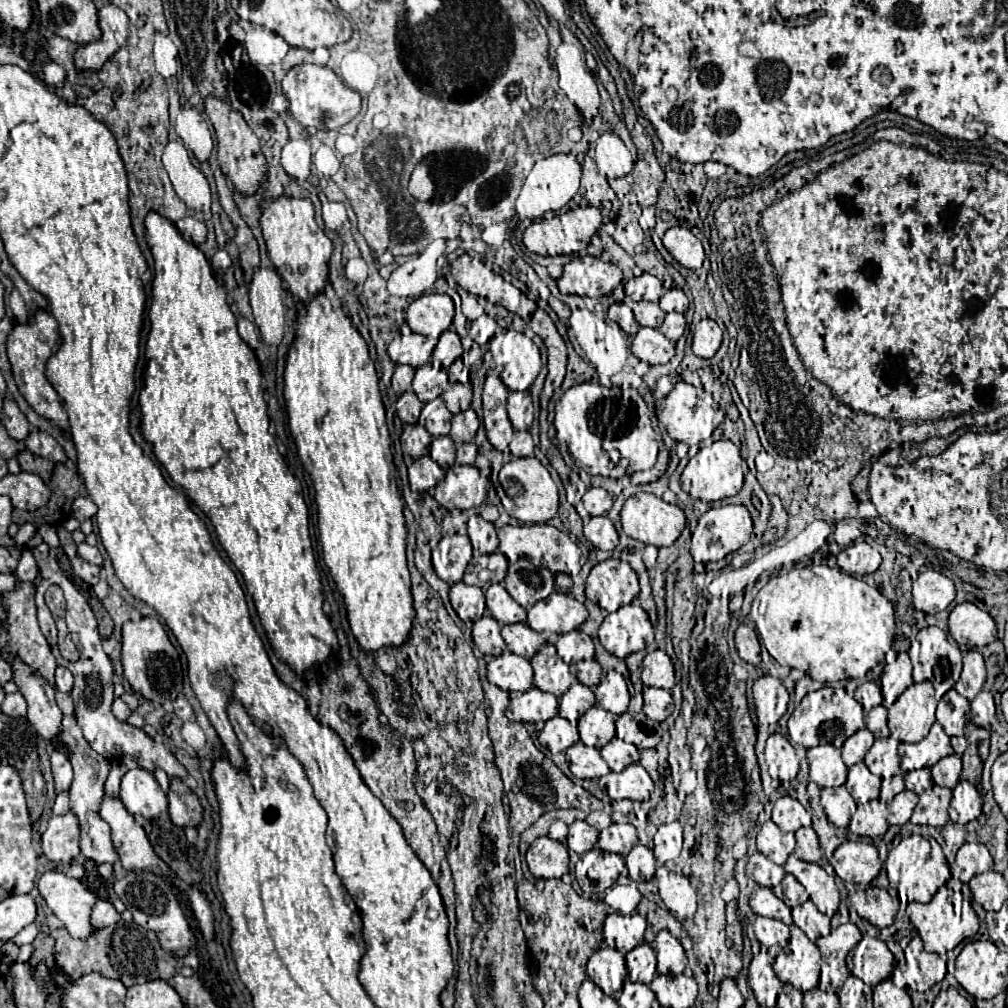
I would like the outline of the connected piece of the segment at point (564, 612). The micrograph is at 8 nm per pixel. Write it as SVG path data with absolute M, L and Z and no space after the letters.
M556 591L528 609L528 625L538 633L552 631L562 635L578 629L586 619L588 611L582 603L578 603L572 595Z

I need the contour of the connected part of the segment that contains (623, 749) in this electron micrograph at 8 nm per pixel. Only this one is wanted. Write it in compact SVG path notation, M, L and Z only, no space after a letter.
M618 737L610 739L600 749L600 753L602 753L602 759L608 763L608 767L612 771L620 771L620 769L624 769L624 767L628 767L628 765L638 761L638 749L634 745L630 745L630 743L624 743Z

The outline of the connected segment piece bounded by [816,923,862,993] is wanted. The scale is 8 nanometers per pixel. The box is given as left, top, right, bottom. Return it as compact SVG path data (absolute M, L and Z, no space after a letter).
M846 923L836 927L828 937L820 937L816 941L822 953L822 975L820 975L820 989L836 993L844 981L850 977L846 967L848 951L860 941L860 931L854 923Z

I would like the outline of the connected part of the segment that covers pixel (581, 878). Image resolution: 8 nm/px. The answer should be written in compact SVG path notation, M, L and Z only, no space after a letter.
M598 847L590 849L576 863L576 881L584 893L602 893L606 891L627 868L622 855L606 853Z

